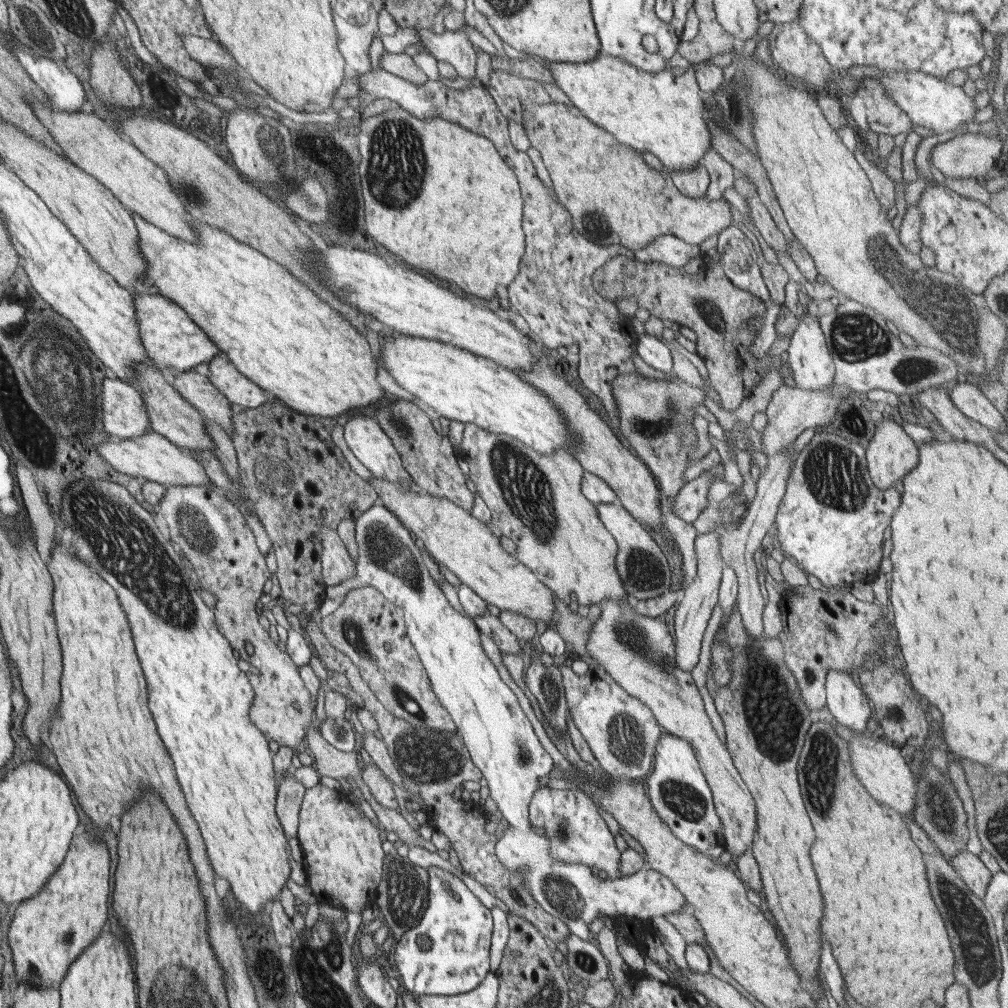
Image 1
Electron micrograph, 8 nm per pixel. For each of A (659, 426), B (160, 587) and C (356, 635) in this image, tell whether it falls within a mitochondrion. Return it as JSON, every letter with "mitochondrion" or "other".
{"A":"mitochondrion","B":"mitochondrion","C":"mitochondrion"}

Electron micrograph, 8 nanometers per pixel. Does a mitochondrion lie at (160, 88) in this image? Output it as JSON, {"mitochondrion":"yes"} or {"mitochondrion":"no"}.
{"mitochondrion":"no"}

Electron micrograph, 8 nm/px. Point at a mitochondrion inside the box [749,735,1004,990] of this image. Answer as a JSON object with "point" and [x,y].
{"point":[966,920]}

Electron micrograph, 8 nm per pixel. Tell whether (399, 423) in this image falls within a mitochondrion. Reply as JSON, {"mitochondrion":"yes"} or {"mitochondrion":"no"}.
{"mitochondrion":"yes"}

